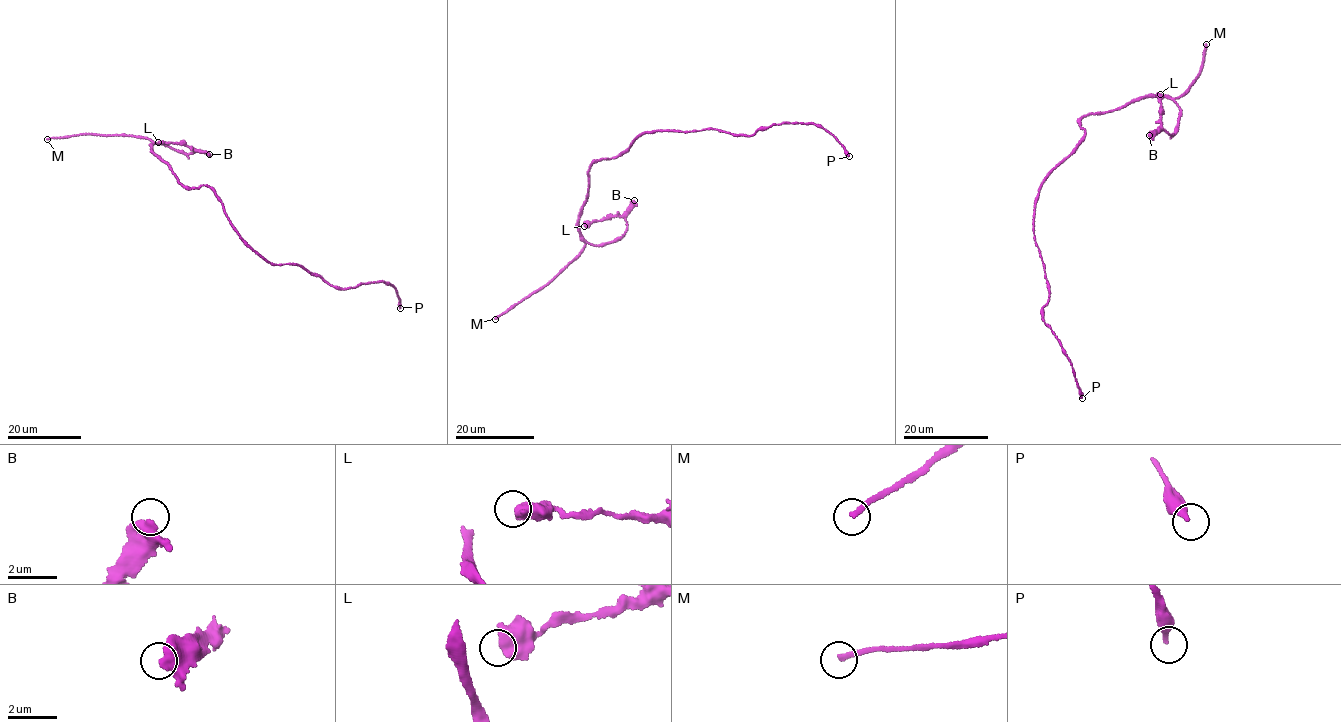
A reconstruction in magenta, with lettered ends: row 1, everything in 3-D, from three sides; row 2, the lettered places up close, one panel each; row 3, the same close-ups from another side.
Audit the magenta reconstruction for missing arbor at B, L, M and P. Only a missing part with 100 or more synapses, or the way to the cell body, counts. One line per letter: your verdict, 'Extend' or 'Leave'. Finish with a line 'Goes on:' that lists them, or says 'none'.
B: Leave
L: Leave
M: Extend
P: Leave
Goes on: M

